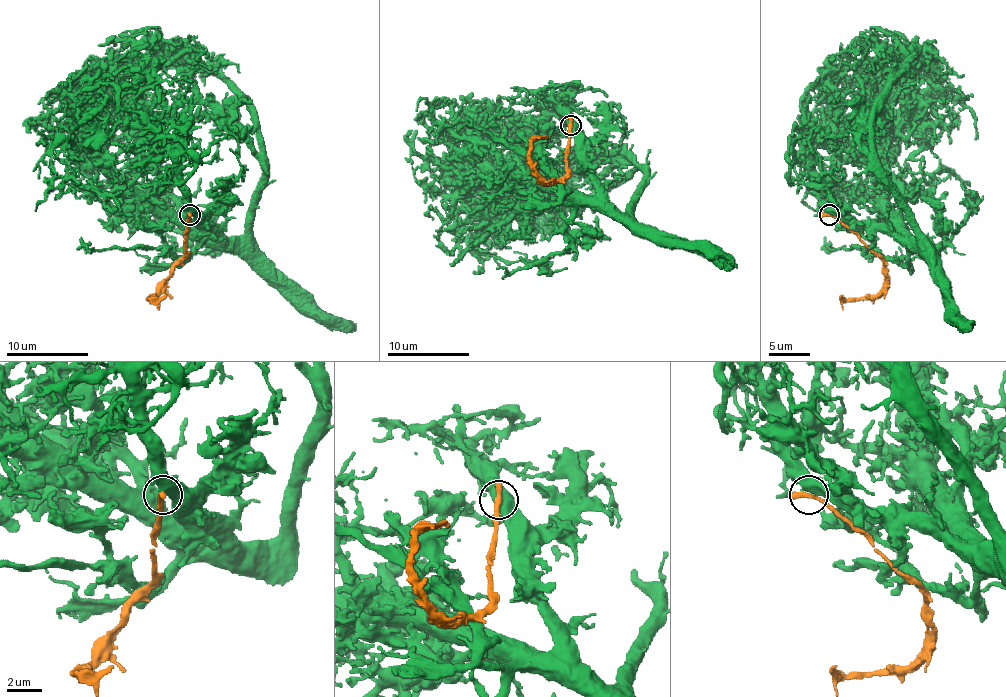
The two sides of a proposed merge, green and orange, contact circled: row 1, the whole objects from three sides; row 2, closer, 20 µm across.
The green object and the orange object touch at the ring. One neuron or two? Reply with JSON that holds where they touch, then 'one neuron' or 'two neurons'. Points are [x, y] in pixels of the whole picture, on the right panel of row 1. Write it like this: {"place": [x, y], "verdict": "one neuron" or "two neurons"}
{"place": [829, 215], "verdict": "two neurons"}

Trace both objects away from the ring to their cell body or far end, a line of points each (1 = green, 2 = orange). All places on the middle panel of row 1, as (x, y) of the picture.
1: (571, 127), (553, 102), (526, 151), (543, 186), (483, 228), (490, 255), (526, 257), (514, 251)
2: (571, 125), (565, 173), (551, 182), (534, 171), (530, 159), (530, 145), (547, 135)

